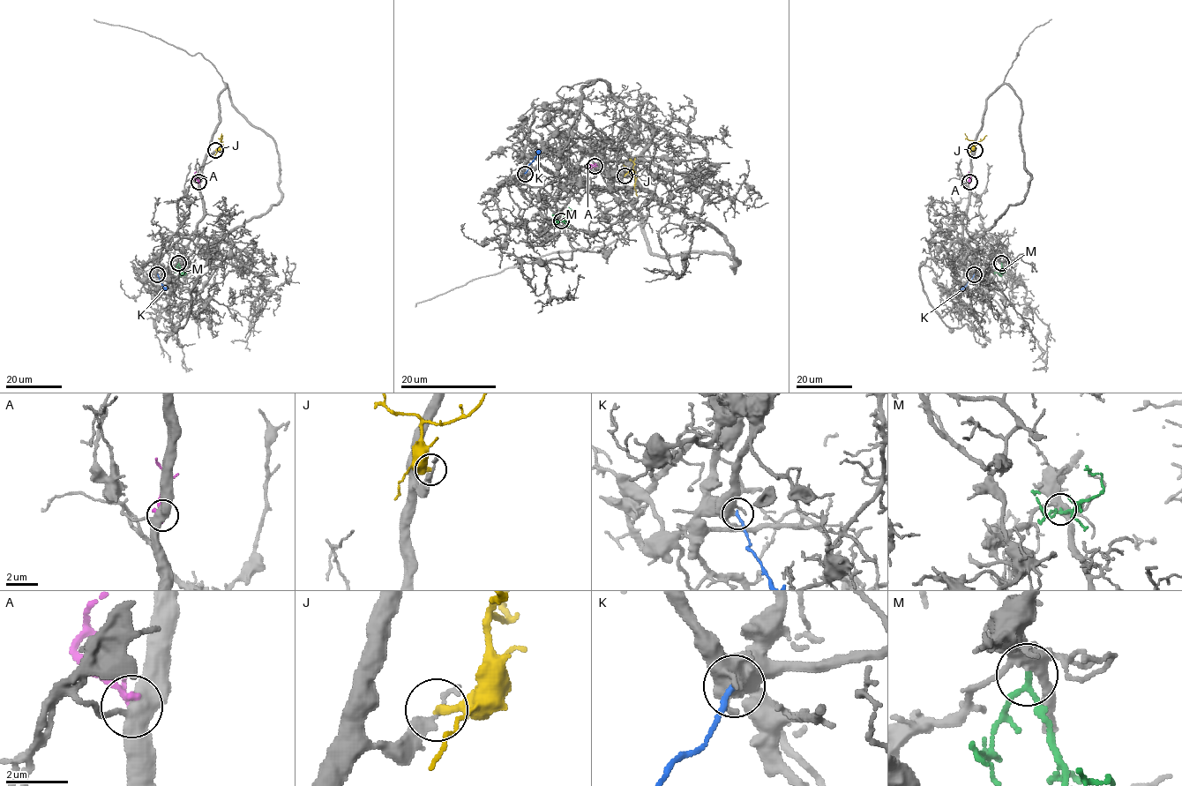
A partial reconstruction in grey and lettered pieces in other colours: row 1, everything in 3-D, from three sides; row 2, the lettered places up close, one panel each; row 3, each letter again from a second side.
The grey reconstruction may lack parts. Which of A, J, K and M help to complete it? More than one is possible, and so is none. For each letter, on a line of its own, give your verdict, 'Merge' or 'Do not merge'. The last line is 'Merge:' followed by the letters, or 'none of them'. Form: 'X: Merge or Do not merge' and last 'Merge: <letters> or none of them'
A: Do not merge
J: Do not merge
K: Do not merge
M: Merge
Merge: M

